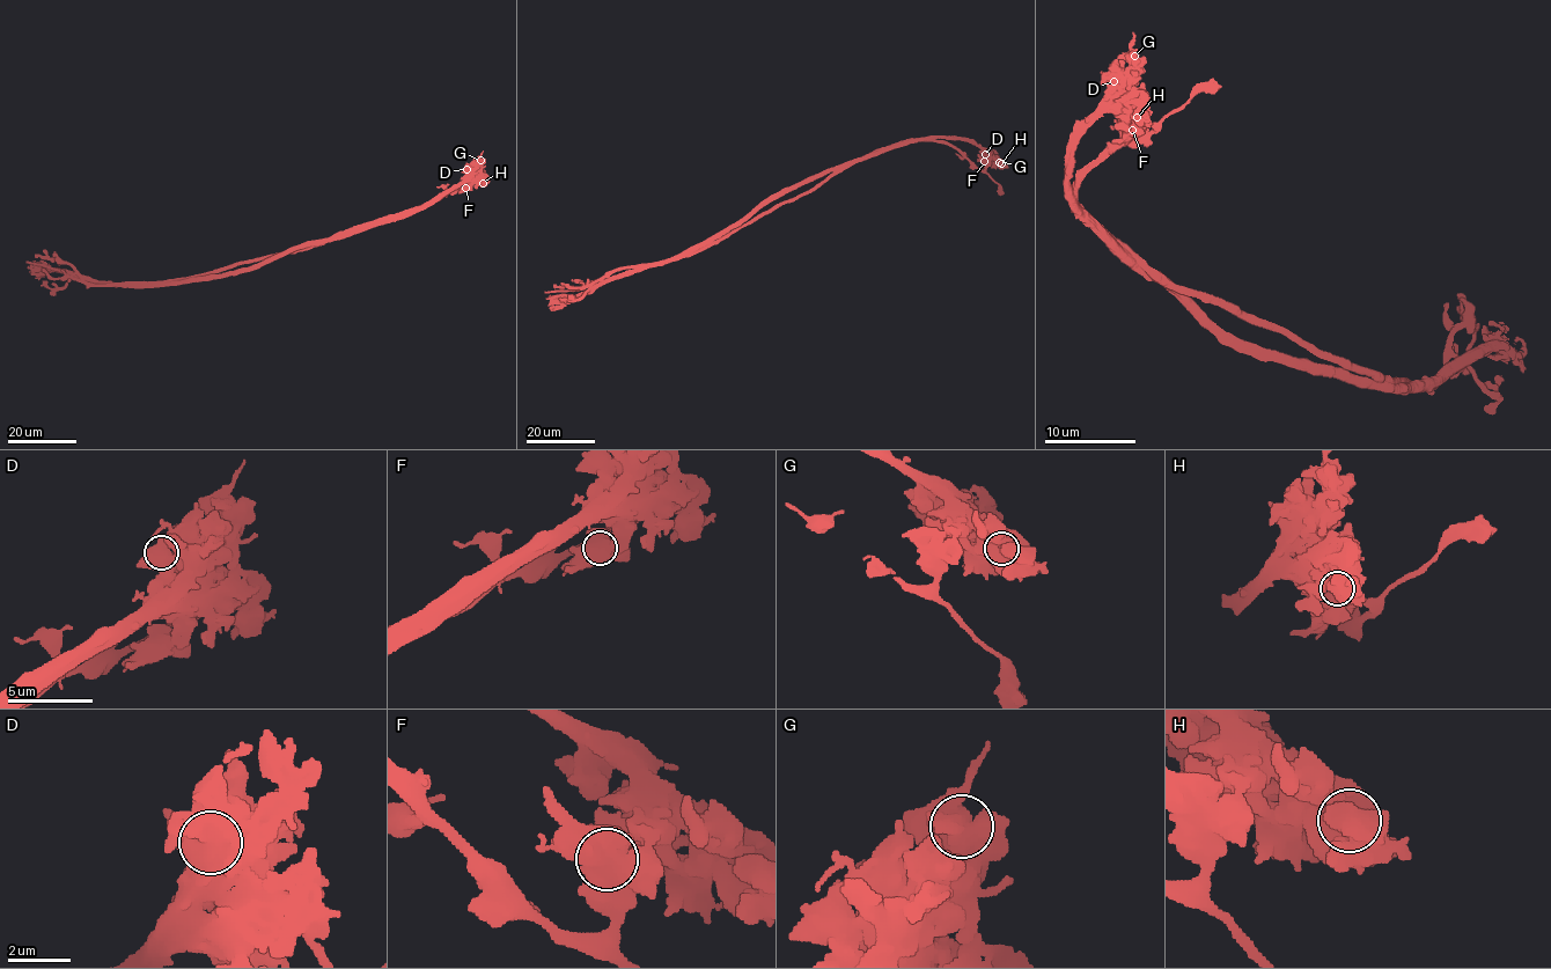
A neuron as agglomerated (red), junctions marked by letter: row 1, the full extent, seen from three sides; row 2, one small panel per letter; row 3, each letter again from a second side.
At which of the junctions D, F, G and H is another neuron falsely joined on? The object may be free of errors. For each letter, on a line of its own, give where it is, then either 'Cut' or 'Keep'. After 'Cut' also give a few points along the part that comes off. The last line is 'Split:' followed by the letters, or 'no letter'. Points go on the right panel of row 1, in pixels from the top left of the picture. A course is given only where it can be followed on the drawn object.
D: Place: (1114, 81). Keep
F: Place: (1132, 130). Cut. Course of the part to remove: (1132, 129), (1154, 129), (1116, 145), (1078, 183), (1078, 204), (1151, 274), (1409, 386), (1468, 353), (1475, 324)
G: Place: (1134, 56). Keep
H: Place: (1137, 117). Keep
Split: F

